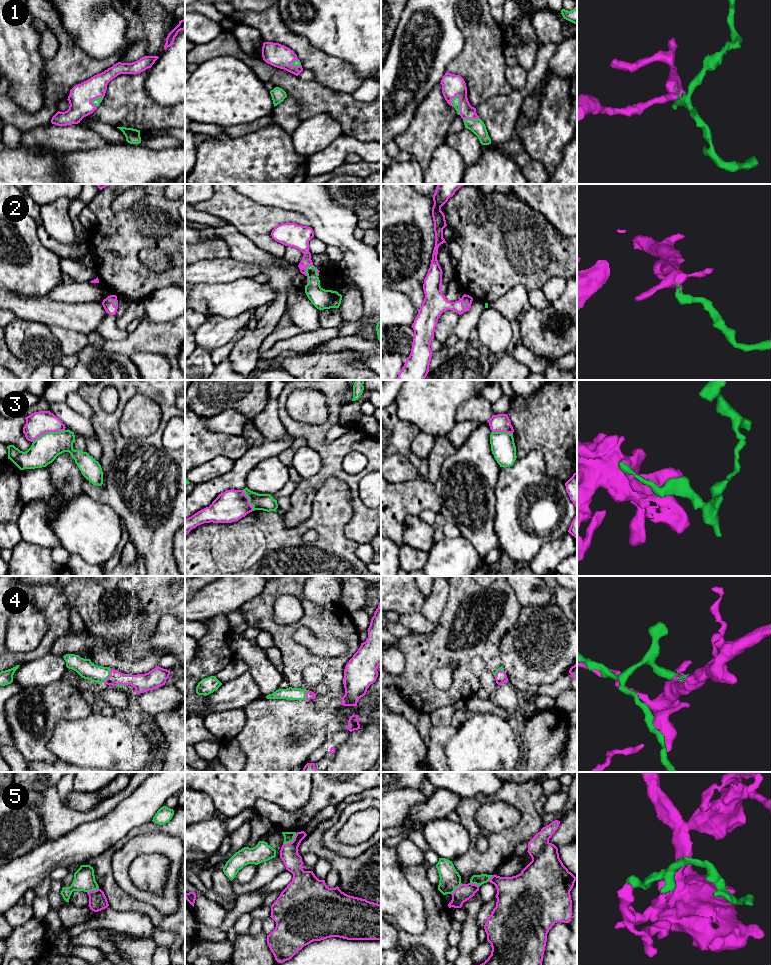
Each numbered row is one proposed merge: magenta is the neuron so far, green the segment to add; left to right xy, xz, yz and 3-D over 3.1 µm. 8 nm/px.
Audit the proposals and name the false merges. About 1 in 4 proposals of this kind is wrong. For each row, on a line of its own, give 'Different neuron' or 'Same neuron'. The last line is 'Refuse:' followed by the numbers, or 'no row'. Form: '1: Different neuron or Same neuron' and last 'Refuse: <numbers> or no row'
1: Same neuron
2: Same neuron
3: Different neuron
4: Same neuron
5: Different neuron
Refuse: 3, 5

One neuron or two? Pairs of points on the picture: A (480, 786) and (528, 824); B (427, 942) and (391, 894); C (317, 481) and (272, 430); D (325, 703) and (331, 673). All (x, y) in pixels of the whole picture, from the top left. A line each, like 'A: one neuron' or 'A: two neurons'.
A: two neurons
B: two neurons
C: two neurons
D: two neurons

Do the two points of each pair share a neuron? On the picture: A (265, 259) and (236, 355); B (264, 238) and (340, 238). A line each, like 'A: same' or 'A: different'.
A: same
B: different

